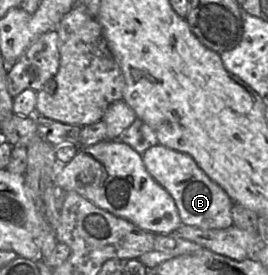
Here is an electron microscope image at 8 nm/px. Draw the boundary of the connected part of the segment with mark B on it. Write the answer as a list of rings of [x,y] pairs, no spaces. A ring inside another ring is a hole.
[[[157,143],[142,153],[142,159],[150,175],[173,197],[182,224],[201,229],[224,229],[233,224],[233,201],[222,187],[207,176],[189,154]]]

